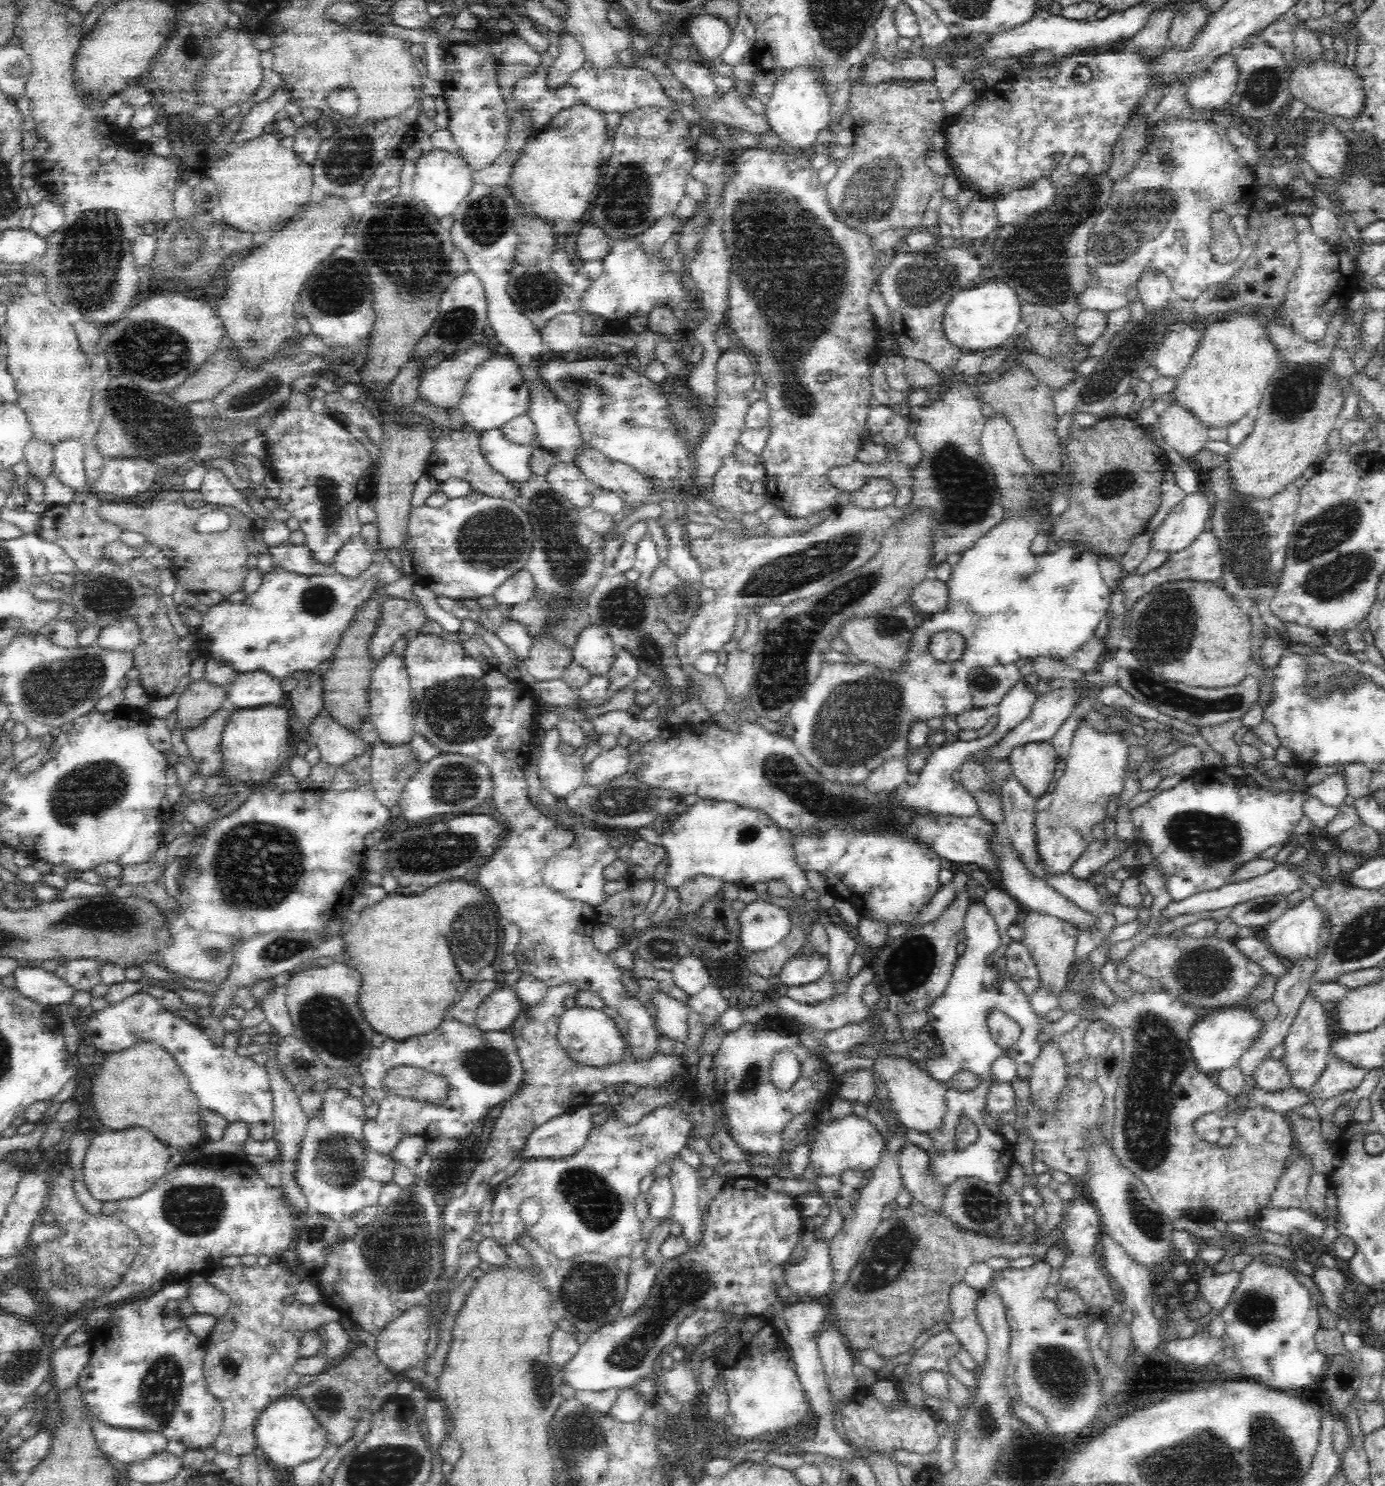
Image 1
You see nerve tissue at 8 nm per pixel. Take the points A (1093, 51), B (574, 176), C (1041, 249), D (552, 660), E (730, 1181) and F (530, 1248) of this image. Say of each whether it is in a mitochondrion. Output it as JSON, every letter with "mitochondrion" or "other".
{"A":"other","B":"other","C":"mitochondrion","D":"mitochondrion","E":"other","F":"other"}

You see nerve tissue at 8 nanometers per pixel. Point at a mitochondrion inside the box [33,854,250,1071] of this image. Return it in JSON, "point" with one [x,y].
{"point":[108,916]}

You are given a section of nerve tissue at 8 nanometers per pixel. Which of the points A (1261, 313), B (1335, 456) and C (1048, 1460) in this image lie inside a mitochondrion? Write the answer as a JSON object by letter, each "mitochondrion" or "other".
{"A":"other","B":"other","C":"other"}

